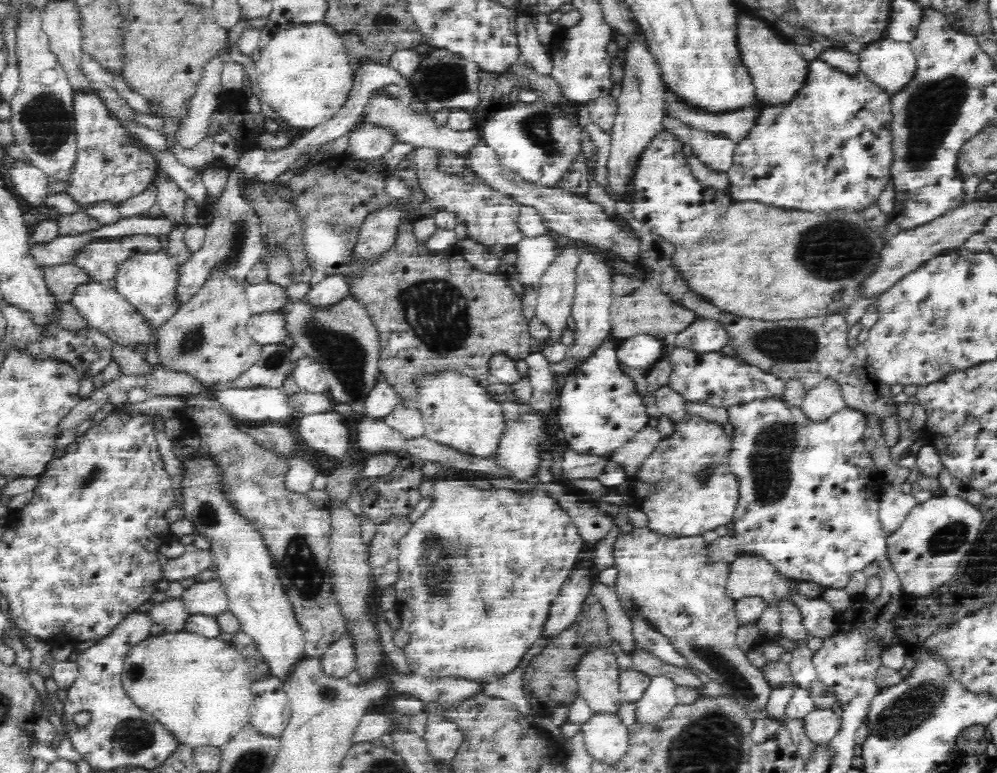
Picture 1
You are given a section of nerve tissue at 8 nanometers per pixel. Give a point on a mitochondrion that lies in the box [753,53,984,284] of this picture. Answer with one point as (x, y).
(931, 109)

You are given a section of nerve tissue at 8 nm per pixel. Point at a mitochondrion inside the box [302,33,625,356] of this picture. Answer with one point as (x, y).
(447, 81)

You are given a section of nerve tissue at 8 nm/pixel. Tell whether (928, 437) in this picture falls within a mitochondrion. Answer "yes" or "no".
no

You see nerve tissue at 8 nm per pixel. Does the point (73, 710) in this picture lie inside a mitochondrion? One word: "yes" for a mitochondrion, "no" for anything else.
no

